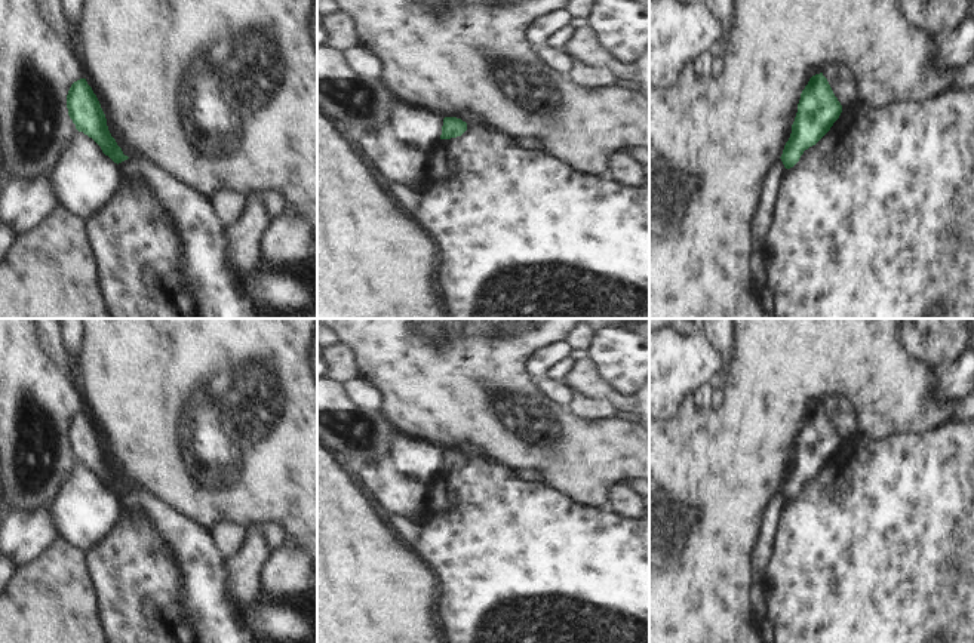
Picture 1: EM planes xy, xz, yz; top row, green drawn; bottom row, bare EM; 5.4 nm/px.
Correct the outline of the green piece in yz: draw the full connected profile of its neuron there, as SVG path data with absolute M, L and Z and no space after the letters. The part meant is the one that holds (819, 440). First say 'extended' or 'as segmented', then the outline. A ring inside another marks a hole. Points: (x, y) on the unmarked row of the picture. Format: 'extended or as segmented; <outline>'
as segmented; M823 404L812 407L801 425L792 465L780 489L784 499L793 499L804 483L830 462L841 444L842 437Z

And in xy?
as segmented; M86 410L71 416L67 427L67 440L76 461L92 470L114 495L119 496L129 490L111 468L101 436Z

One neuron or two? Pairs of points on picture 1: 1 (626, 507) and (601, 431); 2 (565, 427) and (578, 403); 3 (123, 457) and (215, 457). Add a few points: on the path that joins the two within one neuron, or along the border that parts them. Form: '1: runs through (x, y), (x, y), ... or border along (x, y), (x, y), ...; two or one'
1: border along (626, 482), (618, 482), (610, 489), (608, 508); two
2: border along (567, 405), (581, 418), (607, 418); two
3: runs through (146, 457), (193, 457); one

